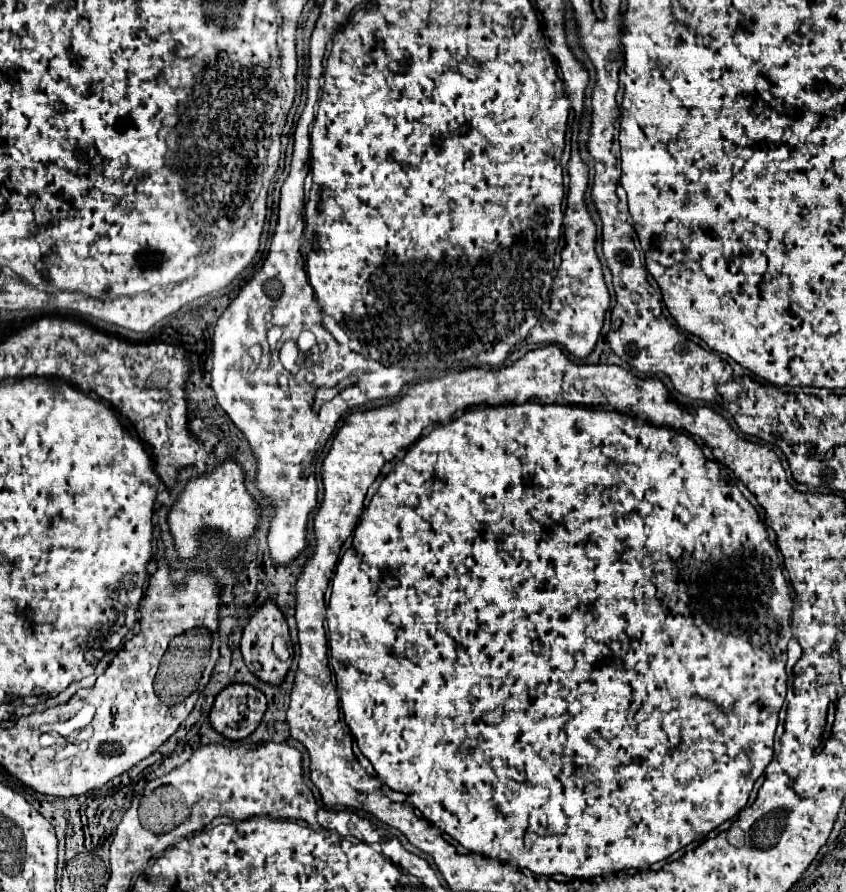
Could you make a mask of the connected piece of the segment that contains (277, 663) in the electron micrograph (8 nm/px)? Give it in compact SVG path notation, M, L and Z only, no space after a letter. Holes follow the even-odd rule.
M270 598L264 600L262 606L256 610L256 614L250 618L250 622L248 622L246 628L244 628L242 646L240 646L240 648L242 648L242 656L244 656L244 660L246 660L248 668L250 668L250 672L254 672L260 680L264 680L264 682L268 682L268 684L280 684L280 682L284 680L284 676L286 676L286 672L288 672L288 668L290 668L292 663L293 646L290 640L288 624L286 624L286 618L284 618L284 614L280 612L280 608L276 606L274 600L270 600ZM276 636L281 636L287 641L290 658L286 662L282 662L282 660L274 654L274 650L272 650L272 640L274 640Z

